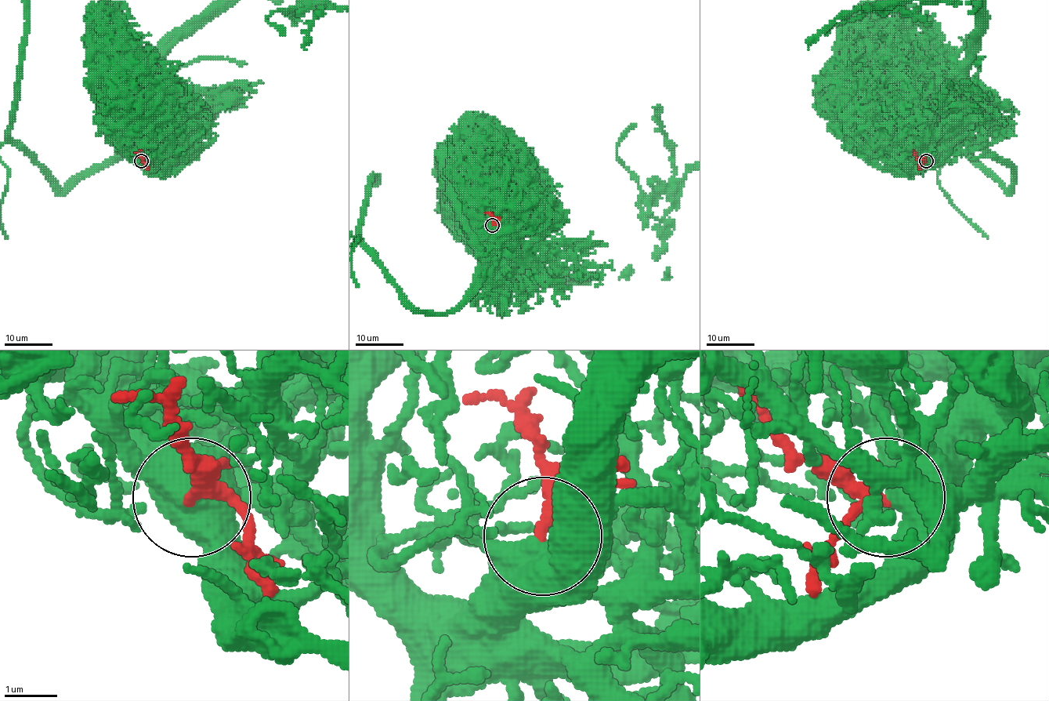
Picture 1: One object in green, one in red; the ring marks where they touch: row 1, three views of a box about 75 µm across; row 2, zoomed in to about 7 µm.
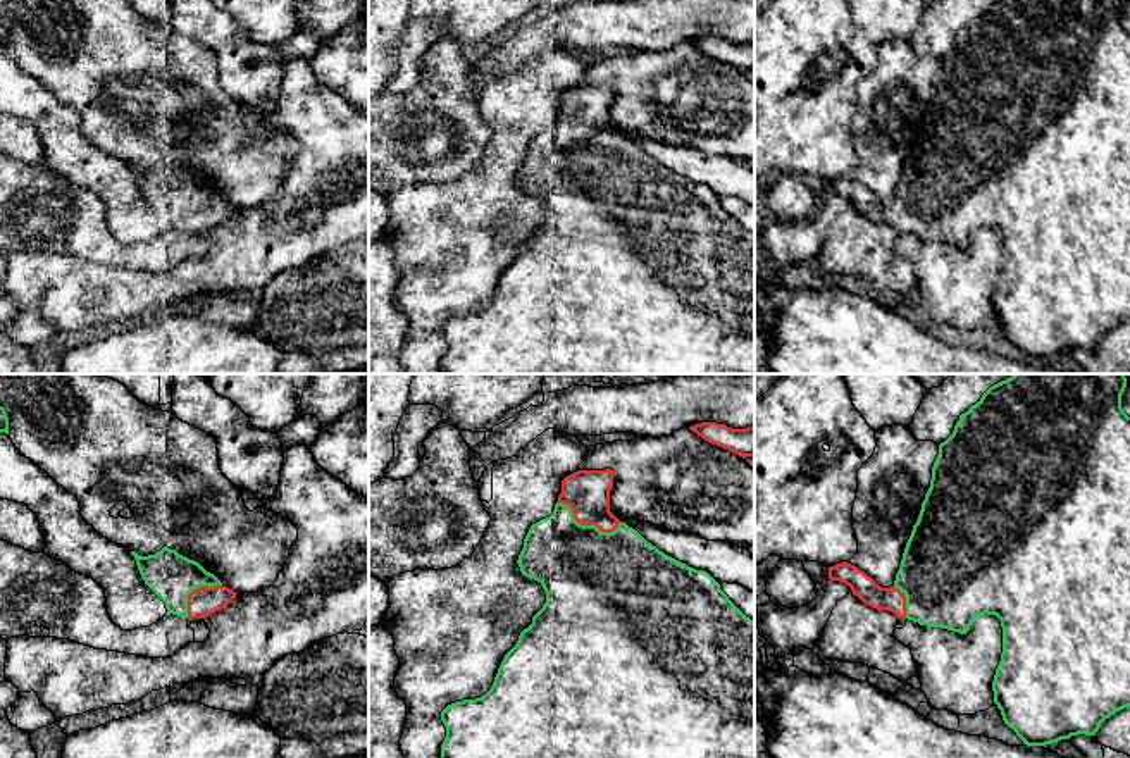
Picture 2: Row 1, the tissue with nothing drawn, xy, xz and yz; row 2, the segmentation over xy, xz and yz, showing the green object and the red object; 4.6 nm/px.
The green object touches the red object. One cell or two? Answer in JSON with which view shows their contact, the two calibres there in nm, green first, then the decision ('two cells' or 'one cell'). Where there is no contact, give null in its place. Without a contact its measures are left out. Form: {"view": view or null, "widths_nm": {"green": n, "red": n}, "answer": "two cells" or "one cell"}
{"view": "xz", "widths_nm": {"green": 460, "red": 200}, "answer": "one cell"}

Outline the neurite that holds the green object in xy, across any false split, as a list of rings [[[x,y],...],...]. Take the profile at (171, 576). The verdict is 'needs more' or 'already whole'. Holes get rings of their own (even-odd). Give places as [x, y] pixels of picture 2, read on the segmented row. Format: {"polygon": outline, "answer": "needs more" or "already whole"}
{"polygon": [[[164,546],[155,555],[141,556],[131,551],[145,584],[165,603],[167,613],[181,618],[208,617],[236,598],[198,562]]], "answer": "needs more"}

